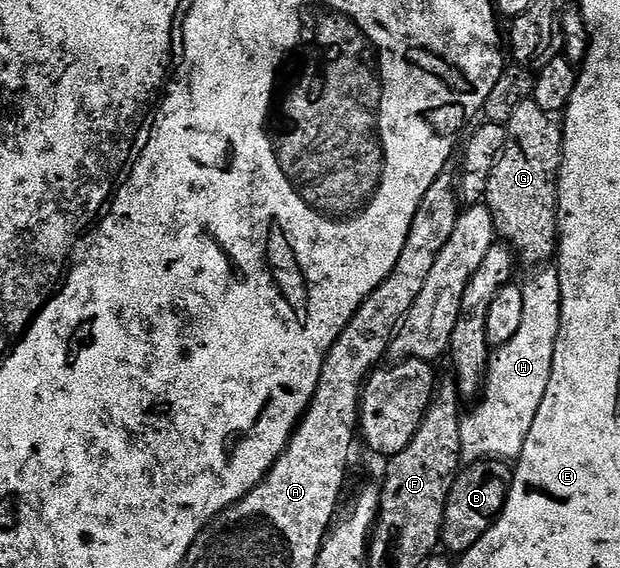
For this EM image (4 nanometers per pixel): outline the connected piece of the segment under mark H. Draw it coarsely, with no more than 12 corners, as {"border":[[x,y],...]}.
{"border":[[558,269],[522,283],[461,424],[468,463],[515,460],[537,420],[561,328]]}

